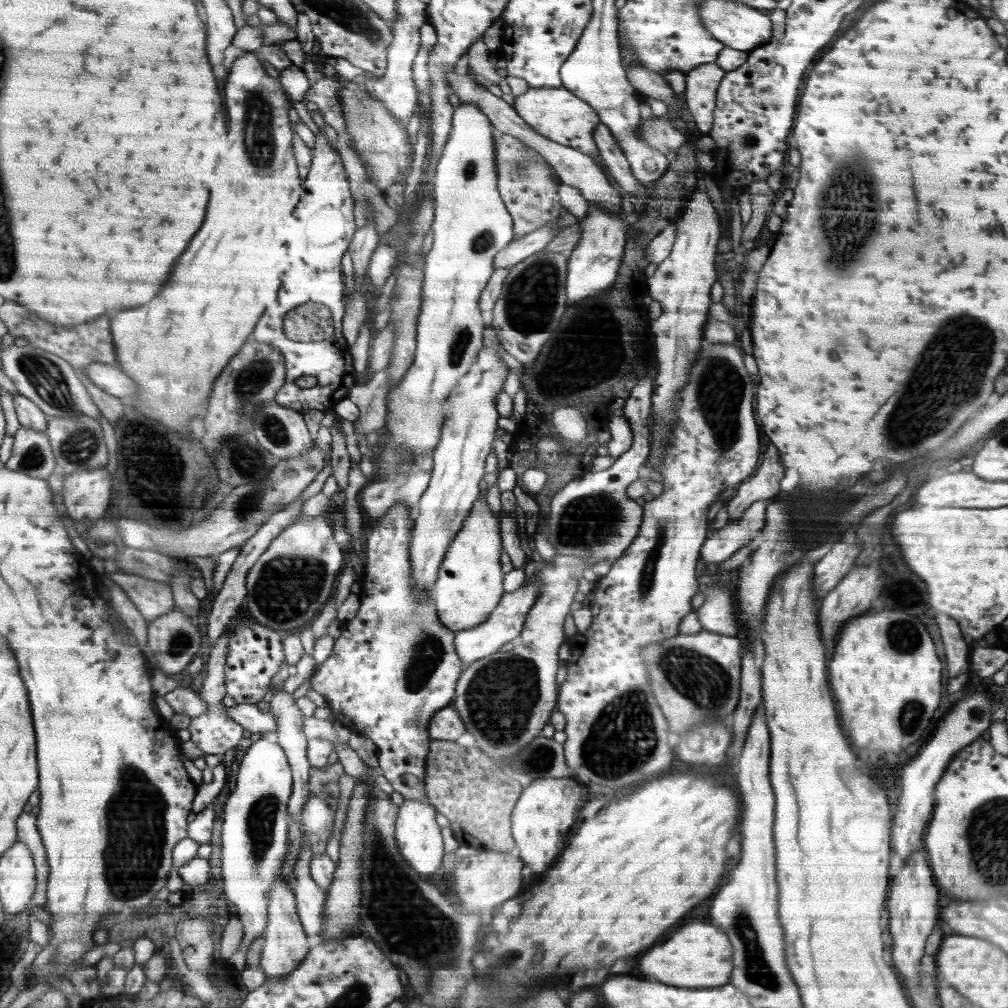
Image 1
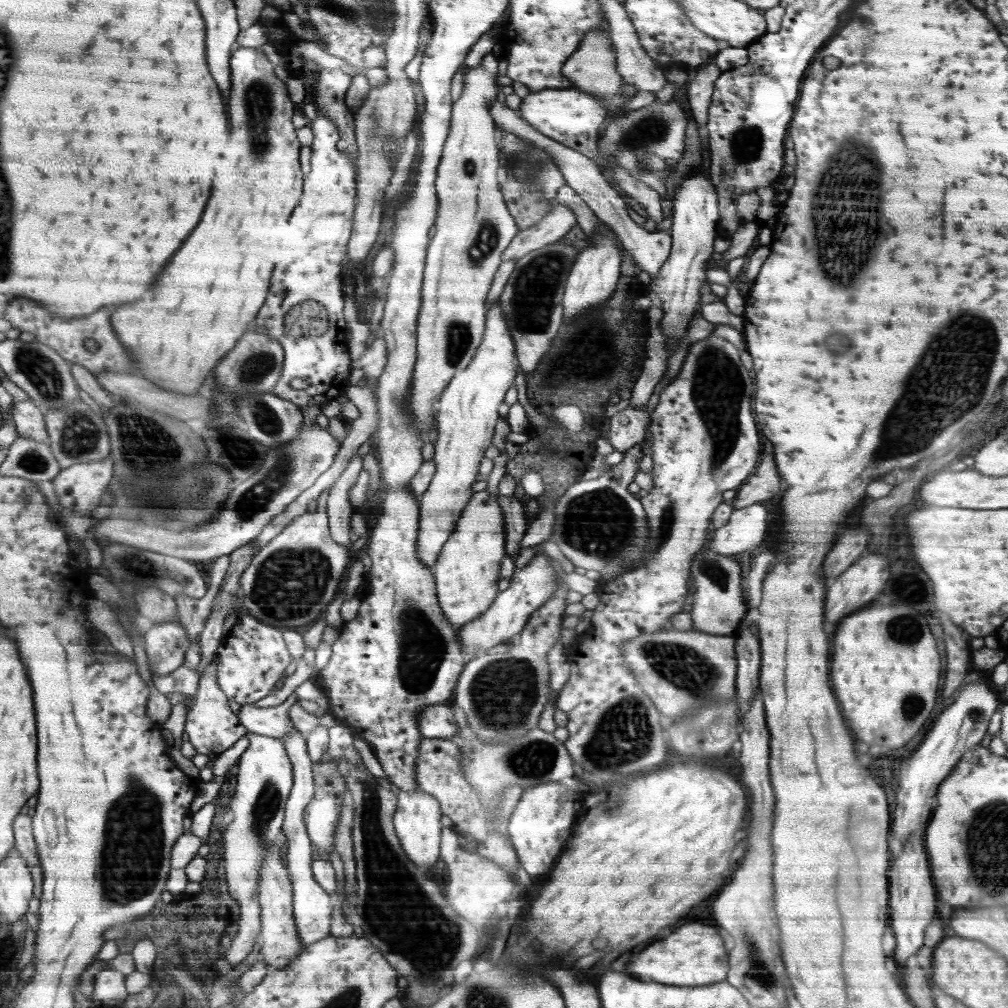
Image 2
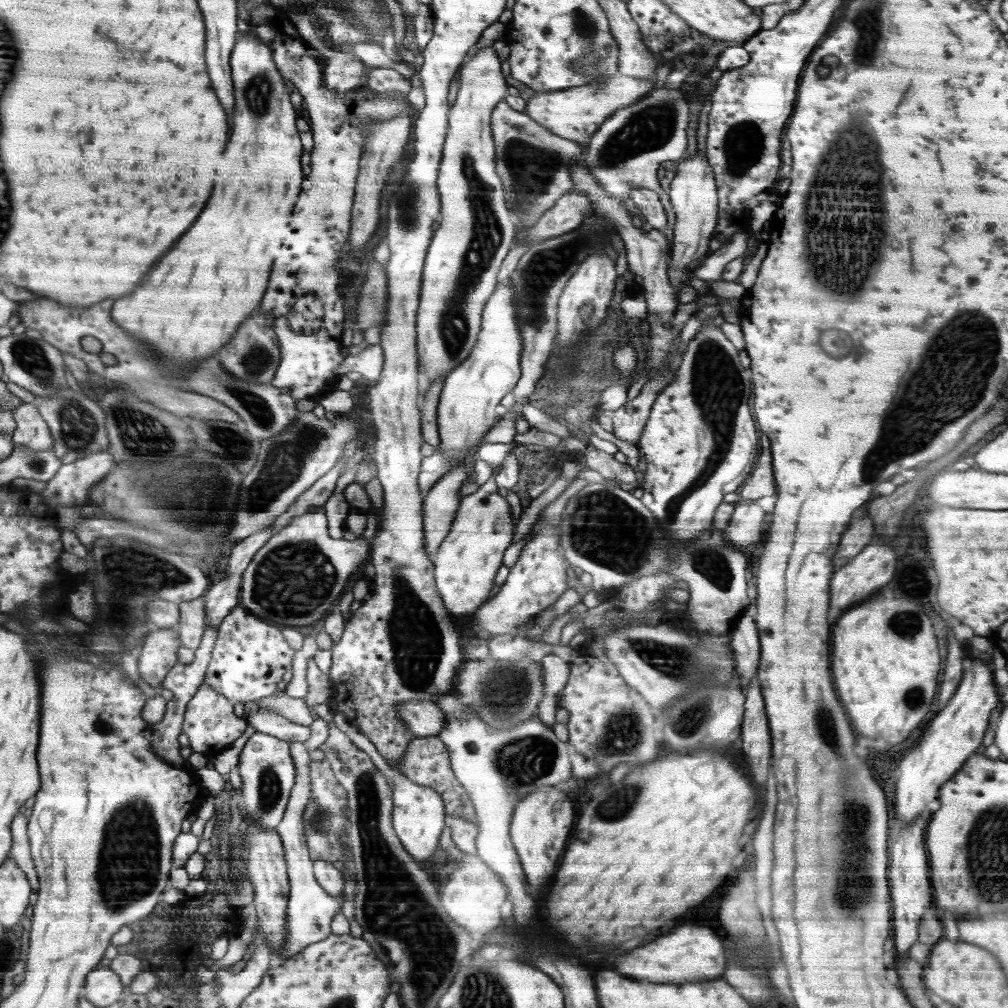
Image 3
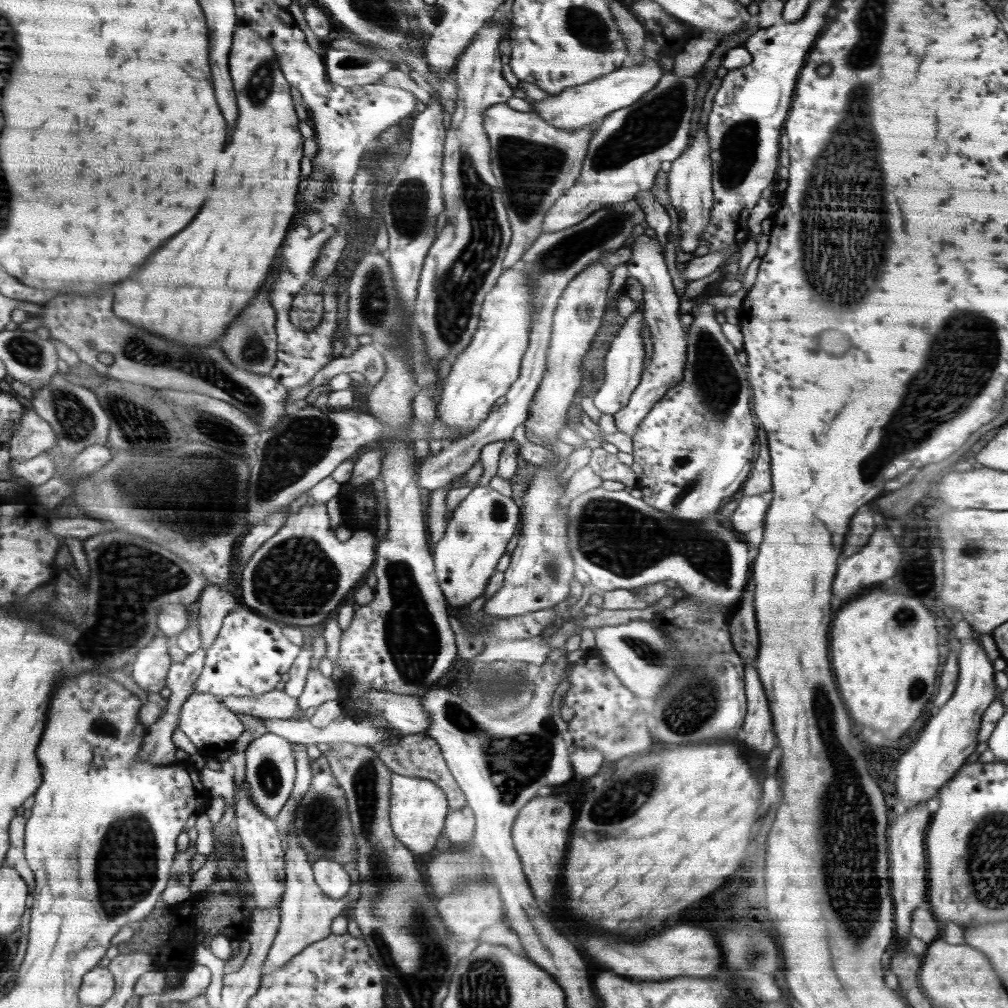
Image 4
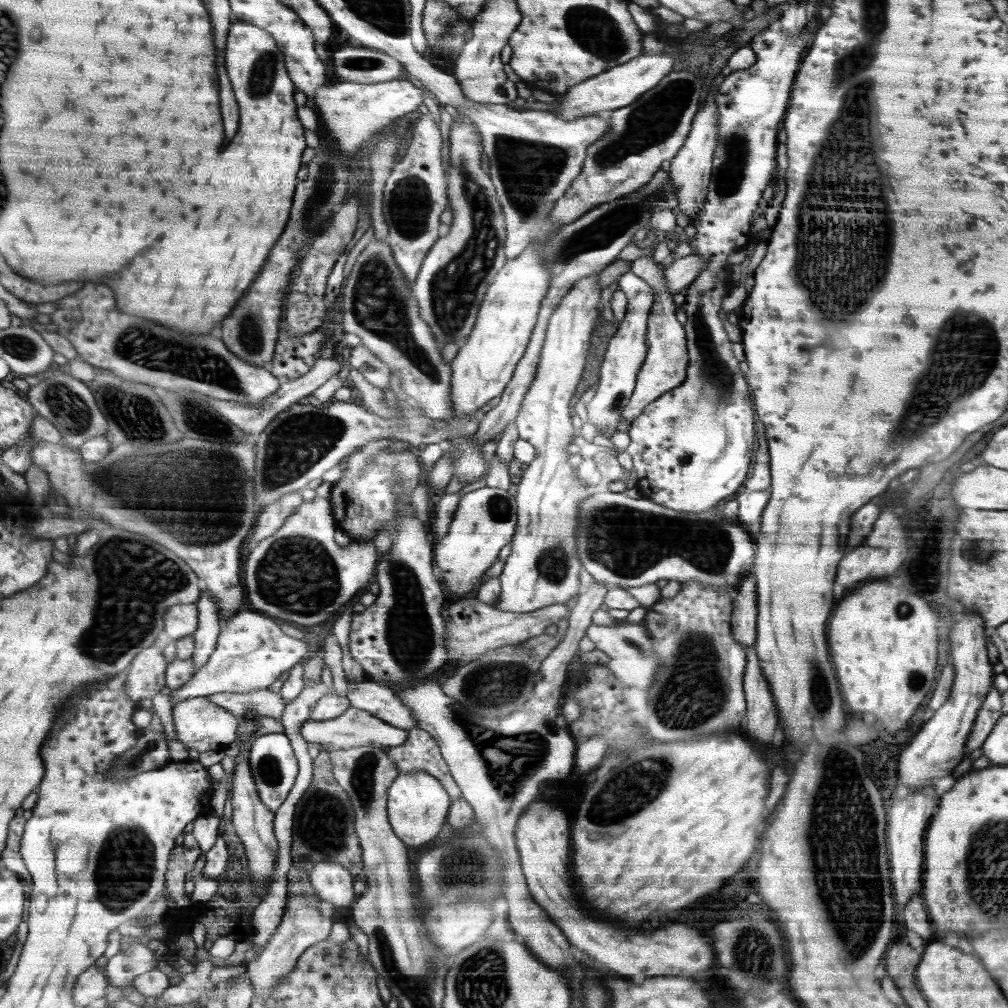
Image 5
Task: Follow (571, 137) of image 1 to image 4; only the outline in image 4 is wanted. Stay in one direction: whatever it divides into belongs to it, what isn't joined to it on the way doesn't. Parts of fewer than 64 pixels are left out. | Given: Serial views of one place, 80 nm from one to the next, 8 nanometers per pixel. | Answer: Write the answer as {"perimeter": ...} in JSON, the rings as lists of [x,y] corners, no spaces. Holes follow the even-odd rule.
{"perimeter":[[[644,58],[642,63],[624,64],[620,69],[606,74],[604,77],[595,78],[586,84],[570,87],[562,93],[535,101],[533,102],[533,112],[541,115],[546,123],[556,129],[572,133],[594,121],[604,119],[616,109],[630,106],[635,100],[658,85],[662,75],[662,65],[658,60]]]}

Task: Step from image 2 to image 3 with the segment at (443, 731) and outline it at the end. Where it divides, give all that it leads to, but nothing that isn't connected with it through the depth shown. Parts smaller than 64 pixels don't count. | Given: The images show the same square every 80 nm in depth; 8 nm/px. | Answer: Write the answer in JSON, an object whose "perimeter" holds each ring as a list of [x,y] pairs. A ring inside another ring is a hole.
{"perimeter":[[[407,700],[397,704],[397,713],[418,737],[439,736],[446,722],[444,712],[434,701]]]}

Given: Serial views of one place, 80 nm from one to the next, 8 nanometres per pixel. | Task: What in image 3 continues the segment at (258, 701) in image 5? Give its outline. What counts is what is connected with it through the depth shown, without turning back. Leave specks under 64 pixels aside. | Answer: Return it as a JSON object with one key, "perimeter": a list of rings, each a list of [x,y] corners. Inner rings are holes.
{"perimeter":[[[277,691],[275,694],[262,698],[262,703],[259,703],[258,707],[253,708],[252,711],[270,709],[296,724],[311,726],[314,719],[312,719],[312,716],[310,715],[310,709],[305,703],[305,700],[290,698],[290,696],[285,693],[280,693],[280,695],[278,695],[279,692],[280,691]]]}

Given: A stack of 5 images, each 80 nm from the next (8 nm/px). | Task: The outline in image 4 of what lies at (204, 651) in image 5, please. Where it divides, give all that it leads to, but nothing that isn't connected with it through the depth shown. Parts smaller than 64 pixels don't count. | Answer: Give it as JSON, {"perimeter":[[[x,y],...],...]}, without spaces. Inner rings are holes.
{"perimeter":[[[210,584],[202,591],[198,602],[198,624],[200,629],[200,649],[208,651],[216,635],[219,633],[223,620],[230,614],[232,607],[238,603],[237,596],[219,586]]]}

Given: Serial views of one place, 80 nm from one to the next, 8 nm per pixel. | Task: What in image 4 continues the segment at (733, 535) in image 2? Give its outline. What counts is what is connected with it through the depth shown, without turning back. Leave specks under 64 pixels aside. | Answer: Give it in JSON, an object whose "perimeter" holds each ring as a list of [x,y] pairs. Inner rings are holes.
{"perimeter":[[[762,496],[742,497],[736,510],[733,512],[729,524],[744,538],[750,530],[760,528],[764,522],[769,506],[762,500]]]}

